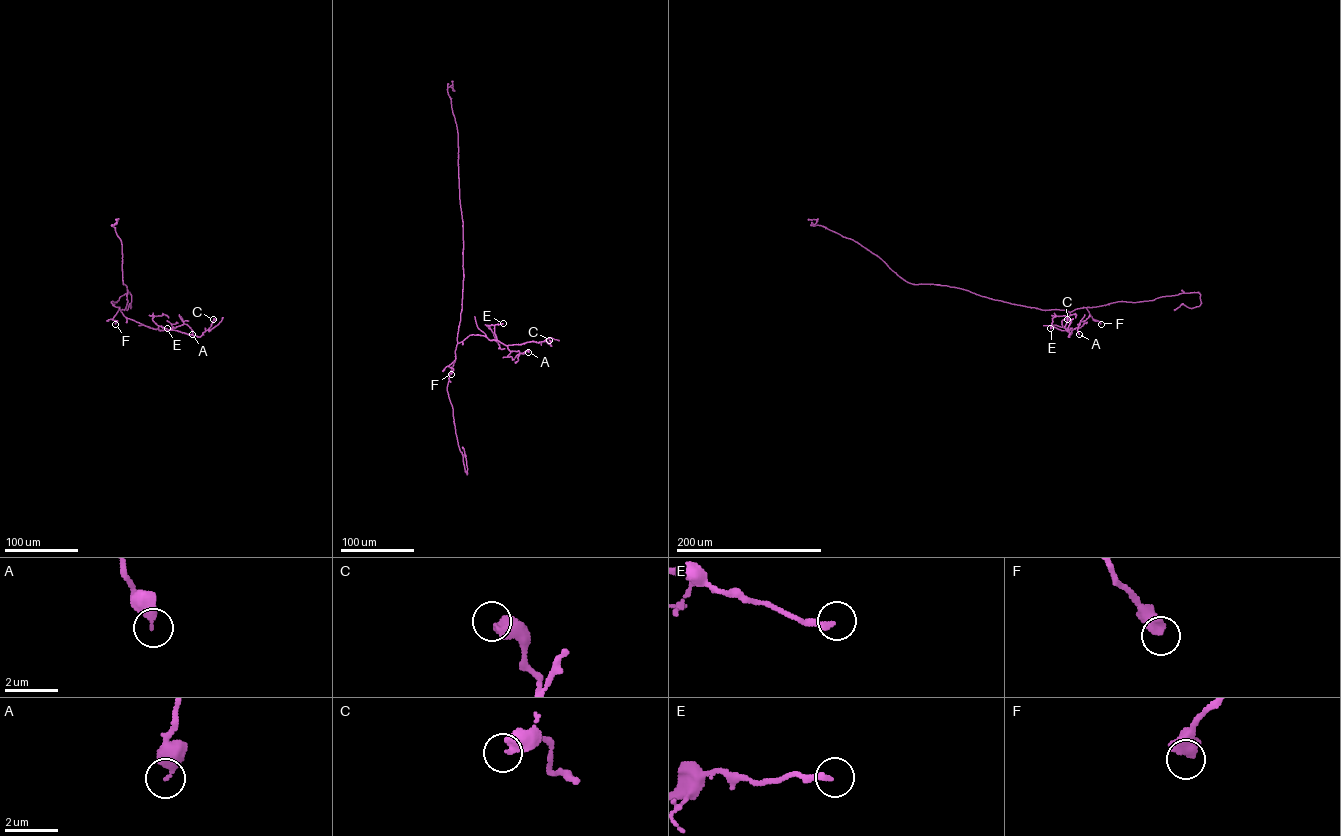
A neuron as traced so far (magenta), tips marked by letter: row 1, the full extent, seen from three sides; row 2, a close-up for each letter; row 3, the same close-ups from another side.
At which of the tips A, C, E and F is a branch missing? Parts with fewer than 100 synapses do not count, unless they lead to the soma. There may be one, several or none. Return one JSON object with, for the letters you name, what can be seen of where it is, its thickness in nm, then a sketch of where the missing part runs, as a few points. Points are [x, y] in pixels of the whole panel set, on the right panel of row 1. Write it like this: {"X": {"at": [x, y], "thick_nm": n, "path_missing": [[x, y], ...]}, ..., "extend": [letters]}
{"extend": []}

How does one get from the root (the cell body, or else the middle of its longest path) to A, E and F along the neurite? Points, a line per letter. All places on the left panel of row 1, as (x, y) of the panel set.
A: (127, 304), (121, 311), (128, 318), (160, 330), (187, 324), (192, 334)
E: (127, 304), (121, 310), (126, 317), (154, 329), (161, 330), (158, 326), (167, 328)
F: (127, 304), (121, 312), (119, 308), (112, 319), (117, 321), (115, 324)

